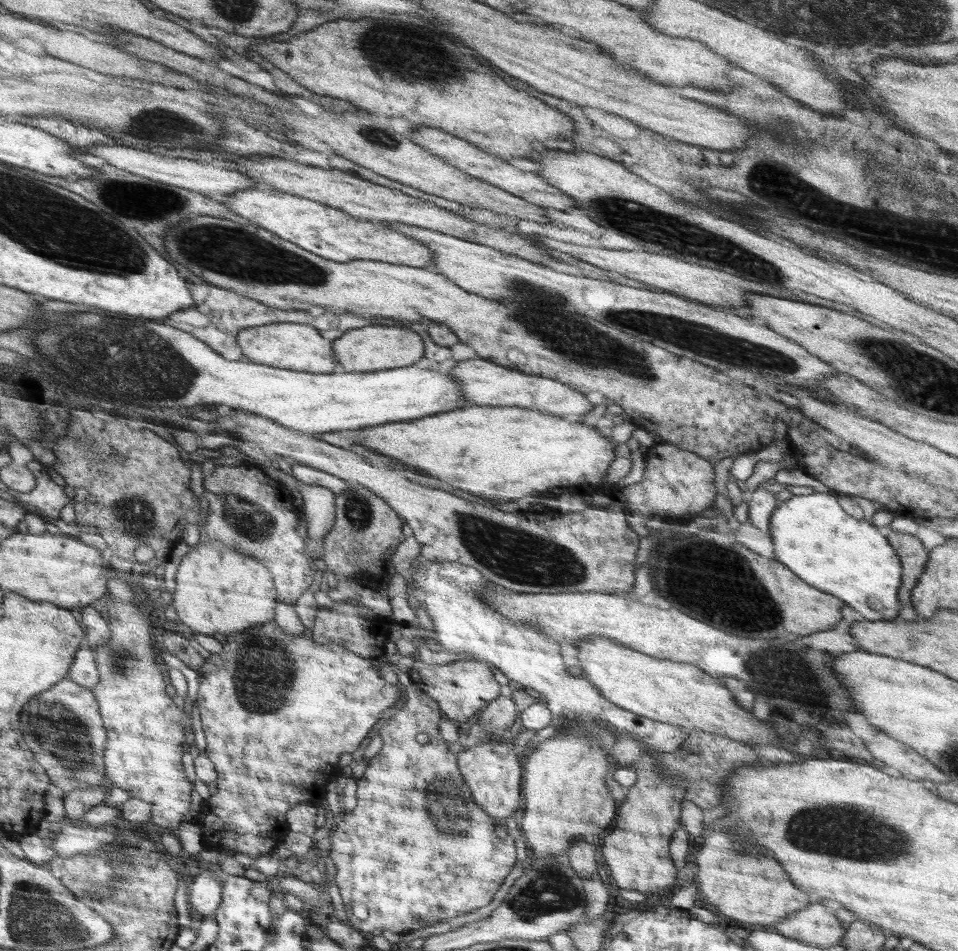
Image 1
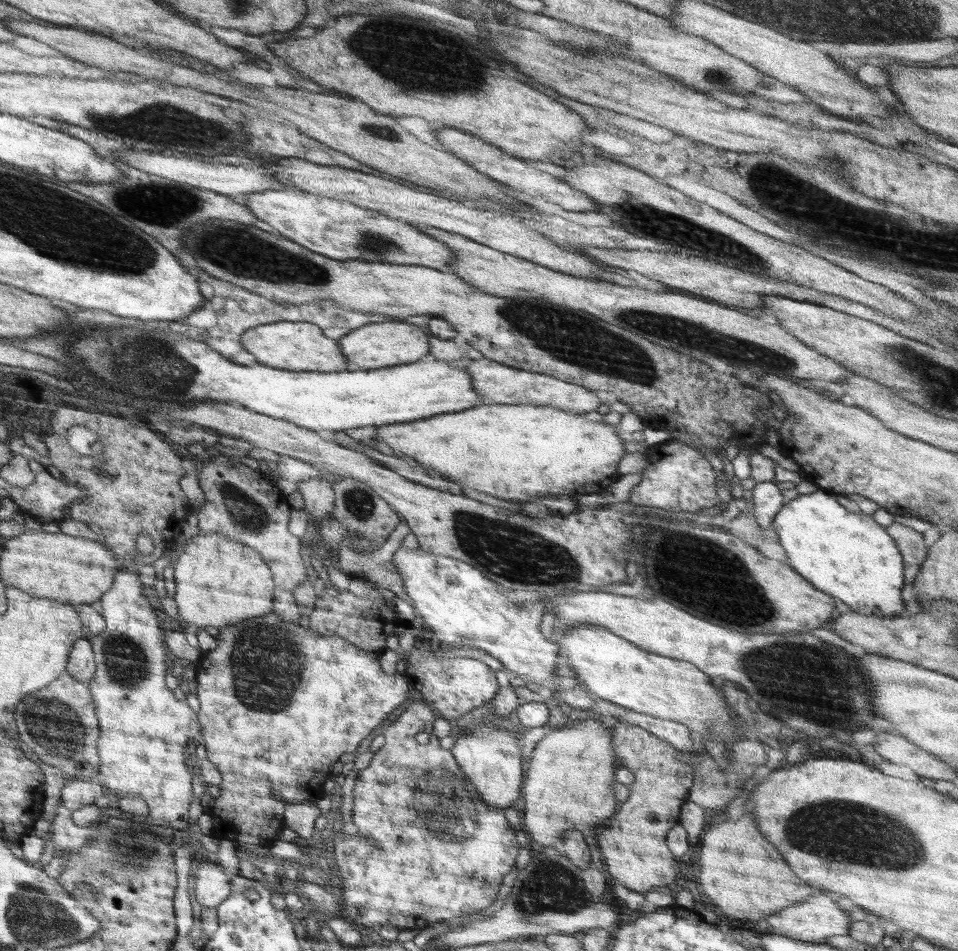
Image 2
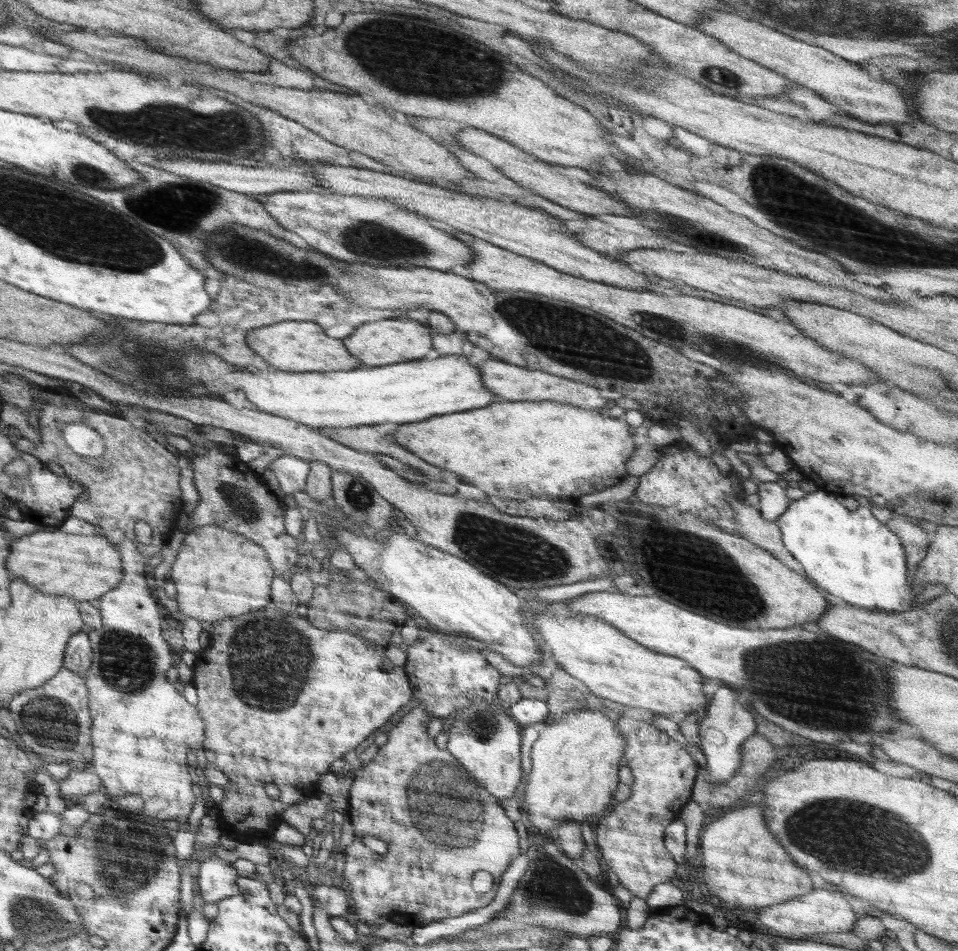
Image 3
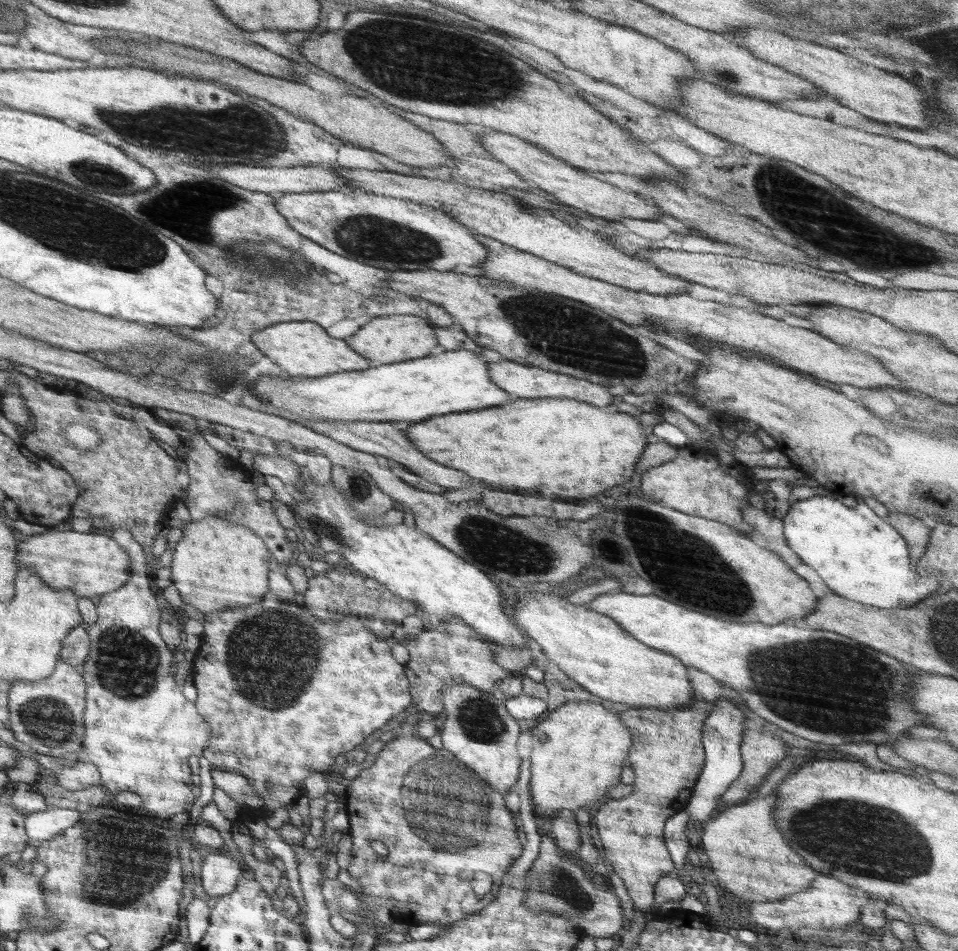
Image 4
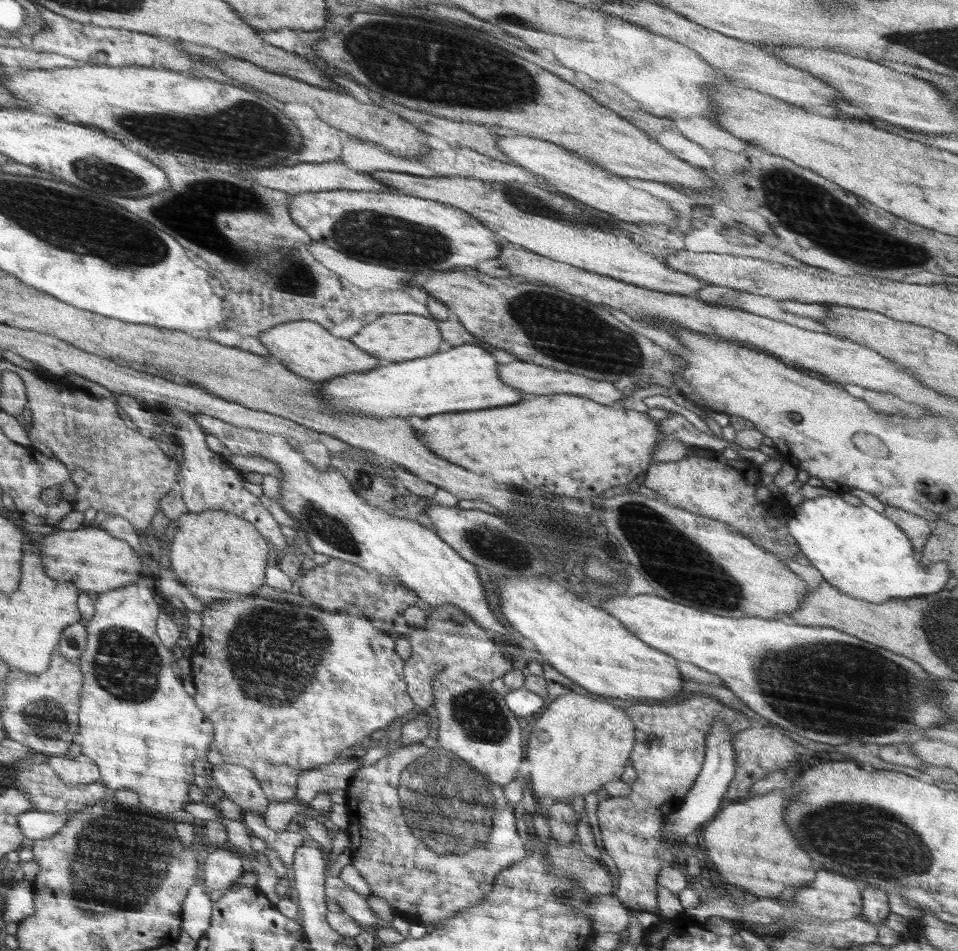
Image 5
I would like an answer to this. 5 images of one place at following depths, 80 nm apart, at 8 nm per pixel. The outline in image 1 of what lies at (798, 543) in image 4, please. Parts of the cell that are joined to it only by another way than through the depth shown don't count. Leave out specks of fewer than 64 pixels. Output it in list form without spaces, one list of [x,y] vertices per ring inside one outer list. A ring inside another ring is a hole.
[[[817,491],[808,495],[793,495],[789,500],[782,501],[778,509],[772,514],[768,532],[770,532],[772,543],[774,544],[774,559],[784,564],[787,568],[790,568],[790,571],[794,572],[799,578],[802,578],[806,584],[837,596],[840,600],[843,600],[846,605],[850,606],[850,608],[854,608],[854,610],[860,612],[866,620],[890,621],[897,618],[901,609],[898,591],[900,583],[902,582],[901,560],[898,554],[892,549],[889,541],[881,534],[878,527],[874,526],[870,521],[866,521],[865,519],[856,520],[855,517],[848,515],[844,512],[844,509],[840,507],[836,497],[832,497],[832,495],[828,495],[828,493],[818,493]]]

